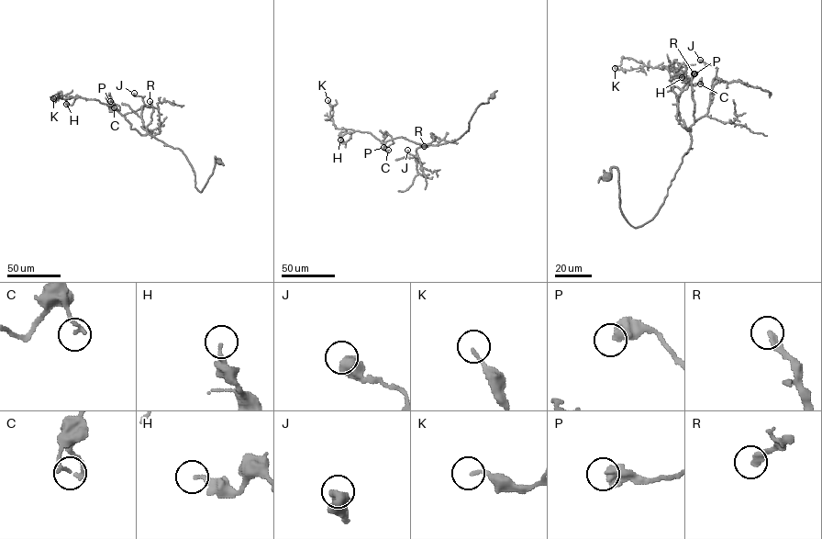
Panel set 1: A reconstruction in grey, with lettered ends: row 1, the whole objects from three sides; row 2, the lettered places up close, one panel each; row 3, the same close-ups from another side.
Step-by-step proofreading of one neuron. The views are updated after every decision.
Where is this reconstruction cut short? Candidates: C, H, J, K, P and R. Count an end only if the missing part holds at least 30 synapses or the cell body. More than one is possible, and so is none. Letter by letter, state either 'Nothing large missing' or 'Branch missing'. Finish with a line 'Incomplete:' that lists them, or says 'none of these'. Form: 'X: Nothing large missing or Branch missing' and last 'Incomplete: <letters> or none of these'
C: Nothing large missing
H: Nothing large missing
J: Nothing large missing
K: Nothing large missing
P: Nothing large missing
R: Branch missing
Incomplete: R

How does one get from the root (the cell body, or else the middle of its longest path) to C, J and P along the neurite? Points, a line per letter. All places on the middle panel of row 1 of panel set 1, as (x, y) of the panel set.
C: (493, 95), (476, 108), (468, 130), (457, 140), (432, 145), (398, 137), (385, 141), (383, 148), (388, 150)
J: (493, 95), (476, 108), (468, 130), (457, 140), (421, 144), (416, 151), (418, 162), (407, 150)
P: (493, 95), (476, 108), (468, 130), (457, 140), (432, 145), (400, 137), (383, 147)

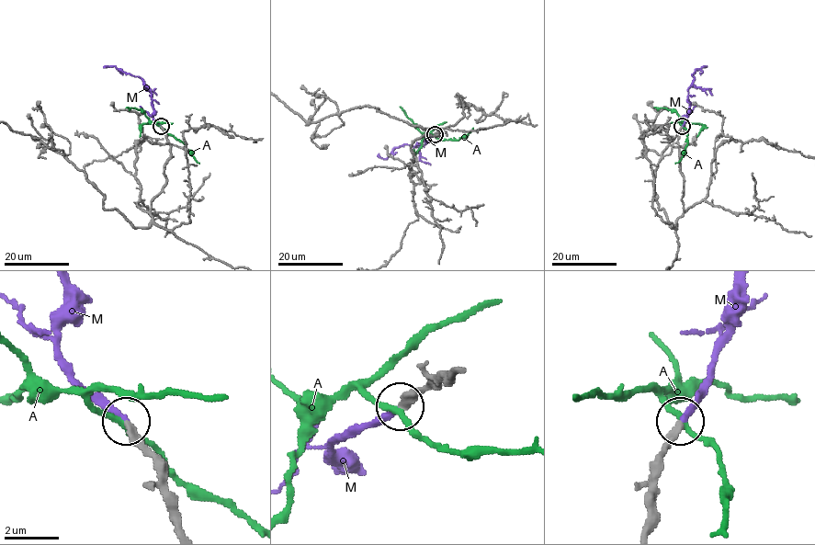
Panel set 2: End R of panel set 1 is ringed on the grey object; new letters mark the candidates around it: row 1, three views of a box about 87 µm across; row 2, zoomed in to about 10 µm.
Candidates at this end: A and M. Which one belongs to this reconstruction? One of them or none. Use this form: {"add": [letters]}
{"add": ["M"]}

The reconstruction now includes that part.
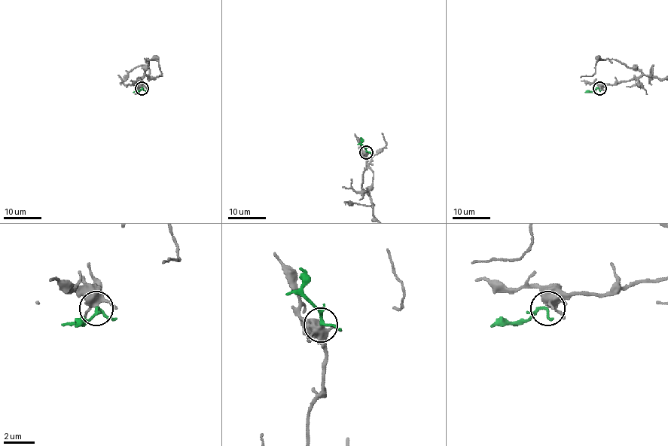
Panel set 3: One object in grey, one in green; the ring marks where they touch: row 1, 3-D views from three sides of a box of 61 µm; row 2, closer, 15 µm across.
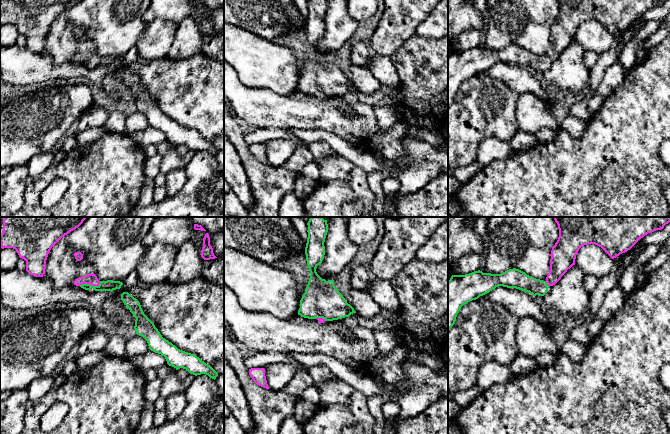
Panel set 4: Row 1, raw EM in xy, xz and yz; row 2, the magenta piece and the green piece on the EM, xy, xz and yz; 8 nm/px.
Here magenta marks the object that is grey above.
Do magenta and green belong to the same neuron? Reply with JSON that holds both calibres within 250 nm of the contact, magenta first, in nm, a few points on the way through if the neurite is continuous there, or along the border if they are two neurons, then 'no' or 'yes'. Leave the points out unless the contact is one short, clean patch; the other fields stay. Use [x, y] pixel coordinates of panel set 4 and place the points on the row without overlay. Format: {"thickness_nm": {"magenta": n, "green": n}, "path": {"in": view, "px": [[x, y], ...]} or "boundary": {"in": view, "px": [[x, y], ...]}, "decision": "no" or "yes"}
{"thickness_nm": {"magenta": 90, "green": 90}, "path": {"in": "xy", "px": [[91, 55], [89, 59], [109, 61]]}, "decision": "yes"}

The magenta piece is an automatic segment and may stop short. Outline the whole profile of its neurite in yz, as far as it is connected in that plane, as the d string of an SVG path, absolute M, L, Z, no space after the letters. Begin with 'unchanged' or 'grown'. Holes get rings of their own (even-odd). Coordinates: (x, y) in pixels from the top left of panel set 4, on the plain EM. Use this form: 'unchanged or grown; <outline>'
grown; M557 0L559 13L551 26L550 47L546 56L536 55L513 44L501 50L474 47L452 51L448 57L448 107L455 100L461 83L496 63L516 64L533 72L544 72L550 62L575 41L579 25L588 20L601 23L612 35L630 26L648 9L666 0Z

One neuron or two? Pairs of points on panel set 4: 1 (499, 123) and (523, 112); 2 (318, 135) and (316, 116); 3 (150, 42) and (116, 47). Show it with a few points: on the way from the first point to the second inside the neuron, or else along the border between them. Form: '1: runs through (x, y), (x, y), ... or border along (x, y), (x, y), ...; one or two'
1: border along (519, 95), (516, 109), (517, 129); two
2: border along (293, 128), (323, 129), (339, 137); two
3: border along (148, 24), (134, 46); two

